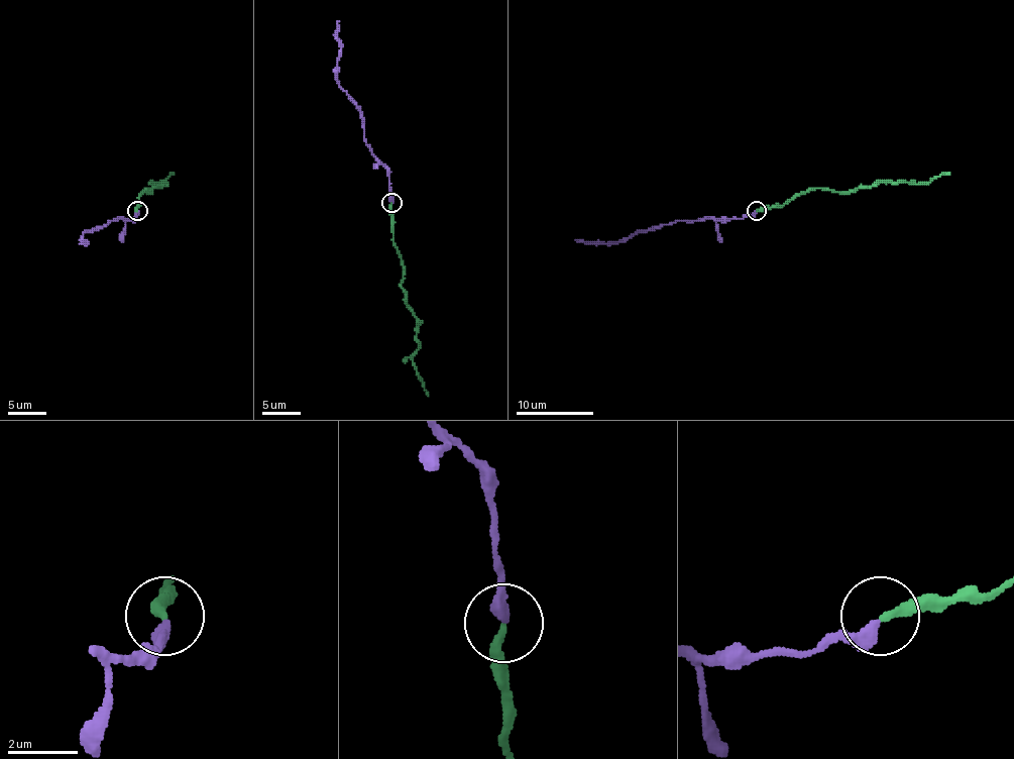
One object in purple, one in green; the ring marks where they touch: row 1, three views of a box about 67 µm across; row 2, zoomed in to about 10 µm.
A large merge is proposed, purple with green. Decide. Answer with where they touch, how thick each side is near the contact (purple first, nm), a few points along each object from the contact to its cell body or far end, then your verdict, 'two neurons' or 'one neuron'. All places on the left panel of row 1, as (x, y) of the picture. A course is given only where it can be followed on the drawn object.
place (137, 210); calibres 380 and 240 nm; course purple (137, 211), (135, 219), (114, 219), (83, 234), (87, 243), (83, 243), (85, 240); course green (137, 211), (138, 198), (148, 188), (146, 192), (161, 184), (163, 182), (158, 184), (174, 173); one neuron

